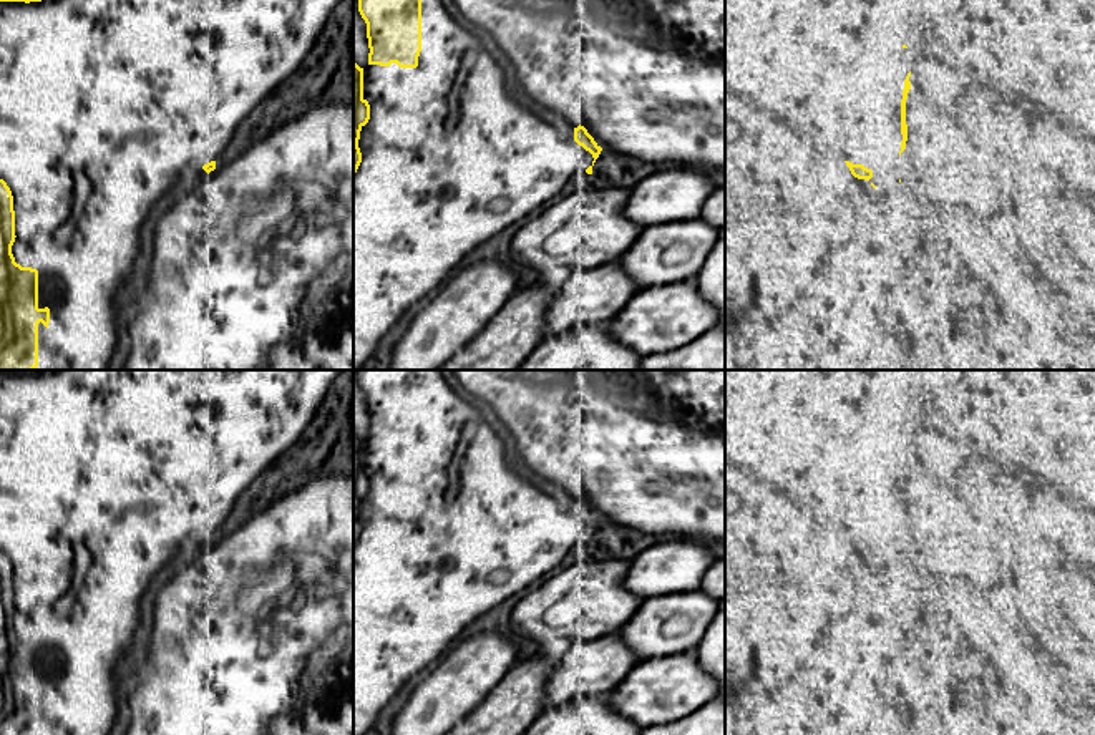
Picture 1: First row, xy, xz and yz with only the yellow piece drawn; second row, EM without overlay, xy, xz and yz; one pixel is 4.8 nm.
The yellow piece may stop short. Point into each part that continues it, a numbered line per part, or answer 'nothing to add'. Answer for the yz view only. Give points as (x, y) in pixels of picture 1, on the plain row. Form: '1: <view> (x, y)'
1: yz (833, 442)

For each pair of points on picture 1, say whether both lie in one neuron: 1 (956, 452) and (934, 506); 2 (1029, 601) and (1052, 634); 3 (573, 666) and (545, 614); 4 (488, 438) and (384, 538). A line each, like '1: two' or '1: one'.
1: two
2: one
3: two
4: one

